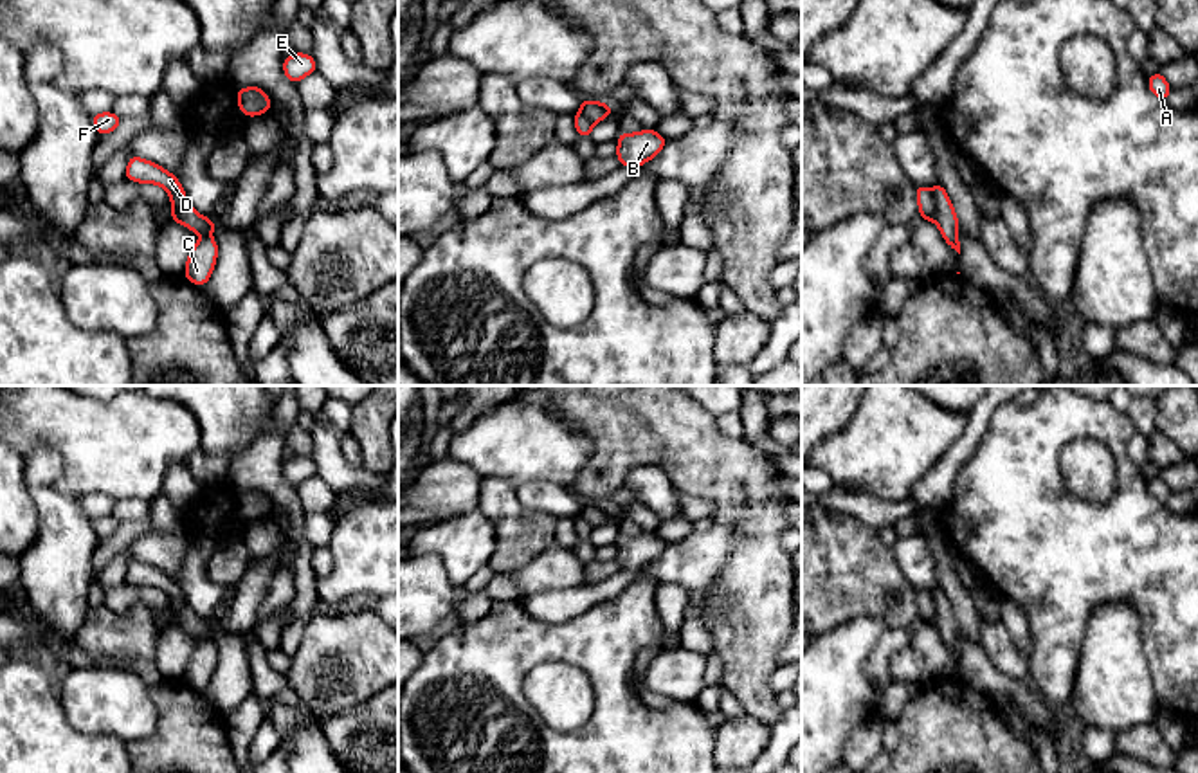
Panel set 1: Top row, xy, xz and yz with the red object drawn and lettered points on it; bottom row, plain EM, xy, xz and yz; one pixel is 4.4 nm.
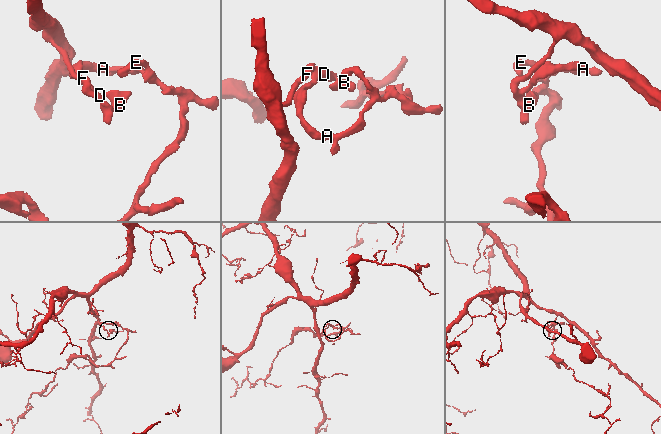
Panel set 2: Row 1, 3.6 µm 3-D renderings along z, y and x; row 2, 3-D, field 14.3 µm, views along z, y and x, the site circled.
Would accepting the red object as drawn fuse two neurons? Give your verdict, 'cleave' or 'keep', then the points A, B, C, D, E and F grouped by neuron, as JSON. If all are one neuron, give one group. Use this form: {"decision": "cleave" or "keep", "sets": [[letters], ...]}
{"decision": "cleave", "sets": [["A", "B", "C", "D", "E"], ["F"]]}

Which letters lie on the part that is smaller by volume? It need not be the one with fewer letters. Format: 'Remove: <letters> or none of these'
Remove: A, B, C, D, E

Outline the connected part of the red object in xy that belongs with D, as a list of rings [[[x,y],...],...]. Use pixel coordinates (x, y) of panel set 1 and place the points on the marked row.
[[[132,155],[128,160],[124,178],[141,184],[159,184],[160,187],[164,187],[173,205],[171,222],[182,223],[182,214],[178,211],[178,205],[186,200],[186,191],[173,173],[168,173],[155,162]]]

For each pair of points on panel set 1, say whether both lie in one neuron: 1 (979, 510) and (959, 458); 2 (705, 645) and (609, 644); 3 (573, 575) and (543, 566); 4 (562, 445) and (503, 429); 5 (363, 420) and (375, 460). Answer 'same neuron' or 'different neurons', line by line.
1: different neurons
2: different neurons
3: same neuron
4: same neuron
5: same neuron

